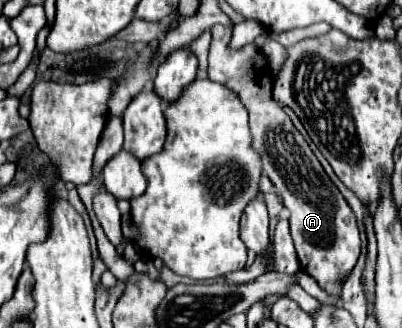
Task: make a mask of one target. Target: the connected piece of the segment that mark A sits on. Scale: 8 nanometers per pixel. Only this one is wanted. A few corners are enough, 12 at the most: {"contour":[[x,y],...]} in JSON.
{"contour":[[215,25],[209,79],[249,113],[301,269],[327,293],[361,253],[357,219],[273,99],[265,53]]}

